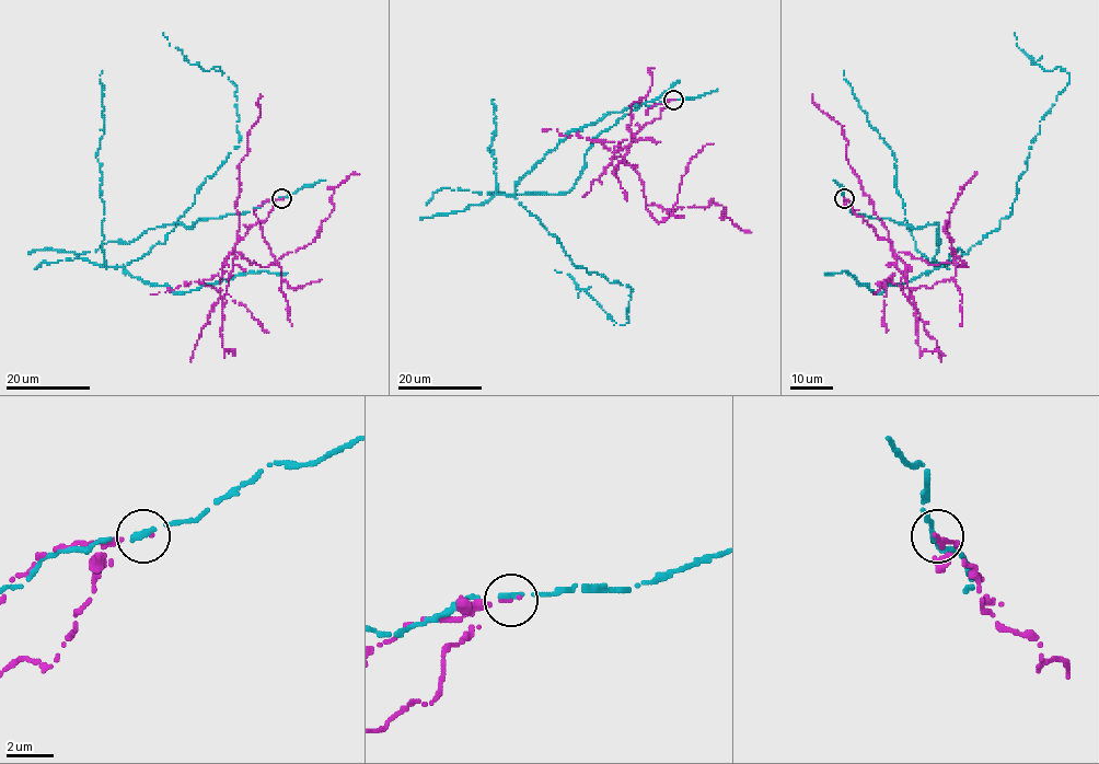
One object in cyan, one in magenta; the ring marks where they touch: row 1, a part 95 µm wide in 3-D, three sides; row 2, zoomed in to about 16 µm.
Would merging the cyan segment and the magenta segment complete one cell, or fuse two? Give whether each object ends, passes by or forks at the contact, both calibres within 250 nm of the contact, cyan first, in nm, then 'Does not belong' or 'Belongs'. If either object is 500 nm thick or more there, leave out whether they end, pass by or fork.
At the ring cyan passes by. At the ring magenta ends. Thickness 220 nm (cyan) against 150 nm. Does not belong

